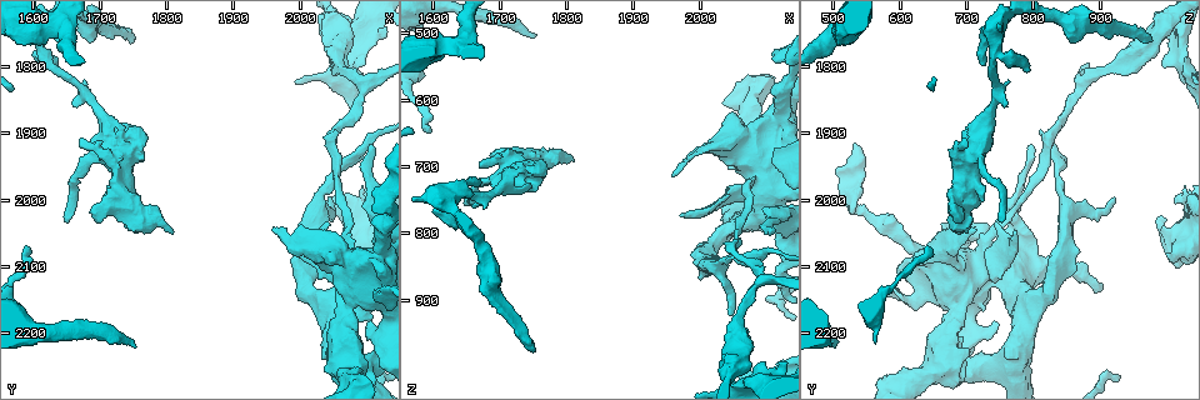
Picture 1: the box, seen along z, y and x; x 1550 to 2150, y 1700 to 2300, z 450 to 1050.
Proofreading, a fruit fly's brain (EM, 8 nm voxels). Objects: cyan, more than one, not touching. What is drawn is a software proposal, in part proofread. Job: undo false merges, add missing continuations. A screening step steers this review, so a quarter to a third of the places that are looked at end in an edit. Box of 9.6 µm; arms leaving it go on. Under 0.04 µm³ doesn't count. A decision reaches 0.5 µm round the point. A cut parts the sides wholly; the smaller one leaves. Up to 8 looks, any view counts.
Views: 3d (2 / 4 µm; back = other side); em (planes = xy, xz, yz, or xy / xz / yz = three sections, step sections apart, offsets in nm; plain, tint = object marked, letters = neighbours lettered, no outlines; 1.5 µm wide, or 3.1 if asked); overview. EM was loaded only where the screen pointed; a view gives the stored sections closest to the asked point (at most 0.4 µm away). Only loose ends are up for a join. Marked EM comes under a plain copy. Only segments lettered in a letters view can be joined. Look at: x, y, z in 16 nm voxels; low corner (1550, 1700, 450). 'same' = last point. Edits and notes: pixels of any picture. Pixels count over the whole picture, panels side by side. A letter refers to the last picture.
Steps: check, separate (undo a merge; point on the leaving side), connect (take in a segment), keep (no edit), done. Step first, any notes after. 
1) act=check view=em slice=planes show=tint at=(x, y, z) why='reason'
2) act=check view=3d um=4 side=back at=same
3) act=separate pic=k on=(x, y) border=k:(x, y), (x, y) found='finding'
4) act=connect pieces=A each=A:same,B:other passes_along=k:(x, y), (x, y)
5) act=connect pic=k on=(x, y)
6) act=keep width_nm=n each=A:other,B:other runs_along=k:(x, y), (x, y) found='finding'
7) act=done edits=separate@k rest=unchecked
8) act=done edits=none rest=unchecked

act=check view=3d um=4 at=(1740, 1985, 705) why='three-way junction'

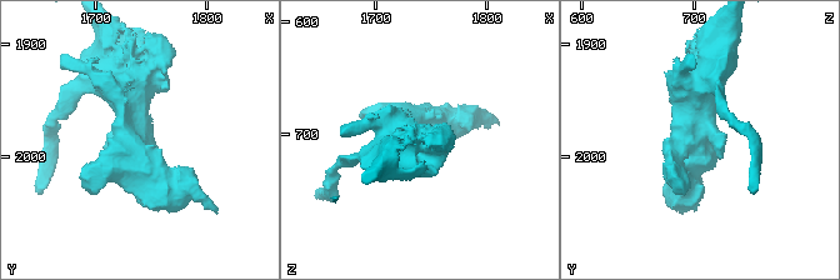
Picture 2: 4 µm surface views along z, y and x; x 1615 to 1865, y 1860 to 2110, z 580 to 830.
act=check view=em slice=planes show=letters at=(1740, 1986, 704) arms=3 arm_widths_nm=280,480,550 why='shape alone is not enough'

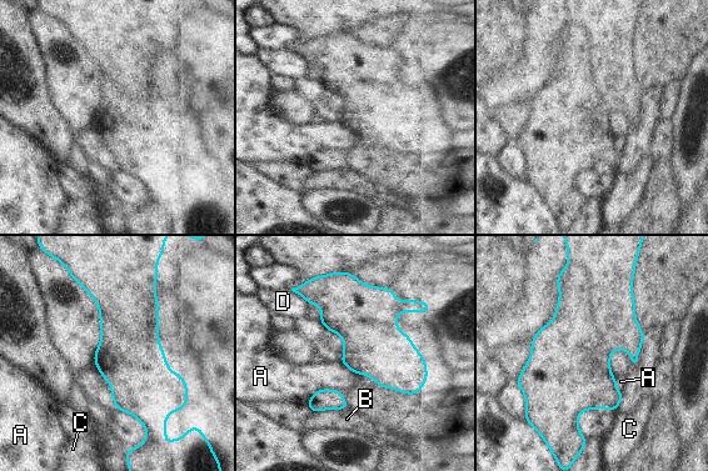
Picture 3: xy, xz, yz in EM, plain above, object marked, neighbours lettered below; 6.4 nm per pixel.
act=keep longest_contact=A:220nm each=A:other,B:other,C:other,D:other border=3:(342, 391), (317, 390), (309, 400) found='all the same neuron'

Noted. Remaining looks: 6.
act=check view=3d um=2 at=(1595, 2070, 650) why='free end'

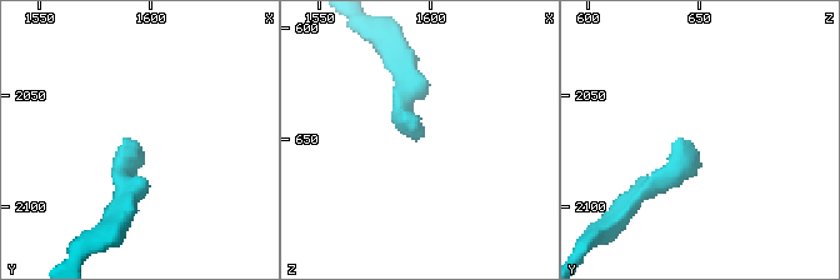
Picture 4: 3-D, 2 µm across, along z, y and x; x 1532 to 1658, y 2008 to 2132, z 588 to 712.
act=check view=em slice=yz step=8 show=letters at=(1594, 2071, 647)

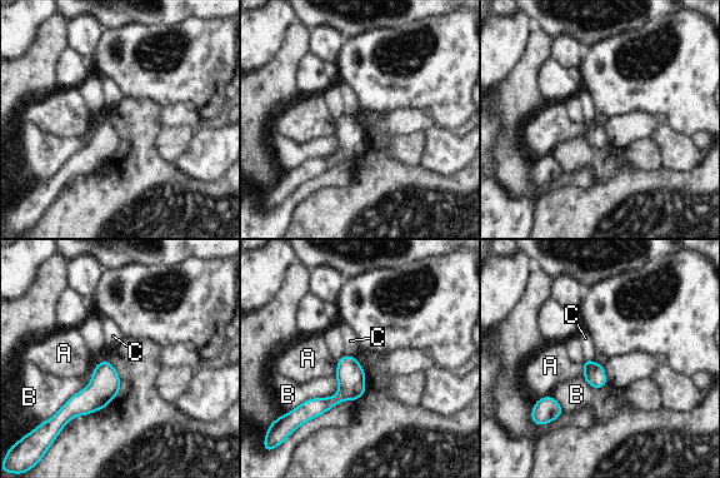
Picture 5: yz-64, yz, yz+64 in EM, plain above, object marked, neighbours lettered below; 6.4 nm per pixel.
act=keep width_nm=90 each=A:other,B:other,C:other border=5:(345, 354), (355, 357) found='none of them fits'

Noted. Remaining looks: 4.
act=check view=3d um=4 at=(1615, 1745, 750) why='calibre changes'

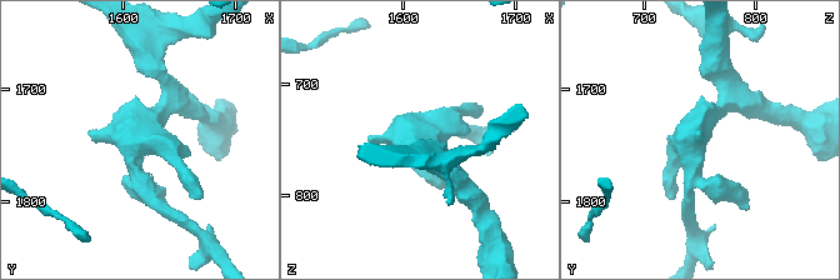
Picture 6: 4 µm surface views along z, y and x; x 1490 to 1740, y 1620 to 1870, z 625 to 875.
act=check view=em slice=xy step=4 show=letters at=(1614, 1738, 746) why='now the EM'

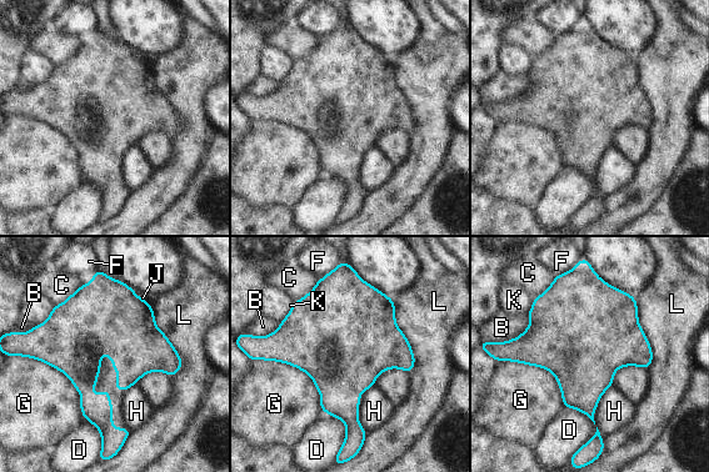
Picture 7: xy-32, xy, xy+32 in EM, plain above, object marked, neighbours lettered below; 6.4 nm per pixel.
act=check view=em slice=planes show=letters at=same

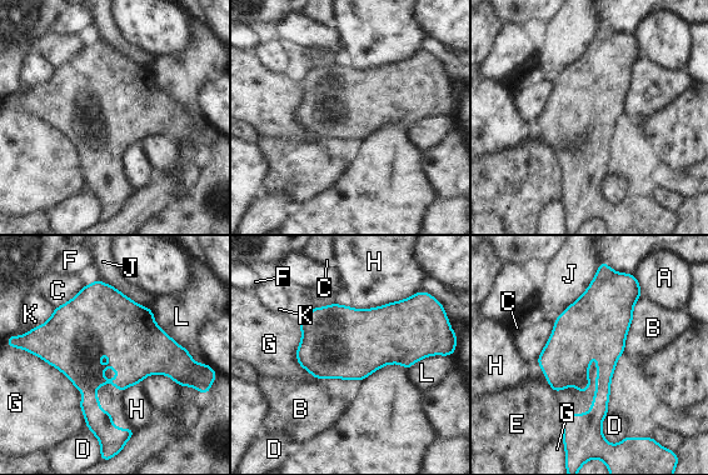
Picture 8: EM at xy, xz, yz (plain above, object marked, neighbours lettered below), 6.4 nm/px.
act=keep longest_contact=J:500nm each=A:other,B:other,C:other,D:other,E:other,F:other,G:other,H:other,J:other,K:other,L:other border=8:(642, 294), (633, 306), (623, 351) found='all the same neuron'

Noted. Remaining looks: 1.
act=done edits=none rest=unchecked

